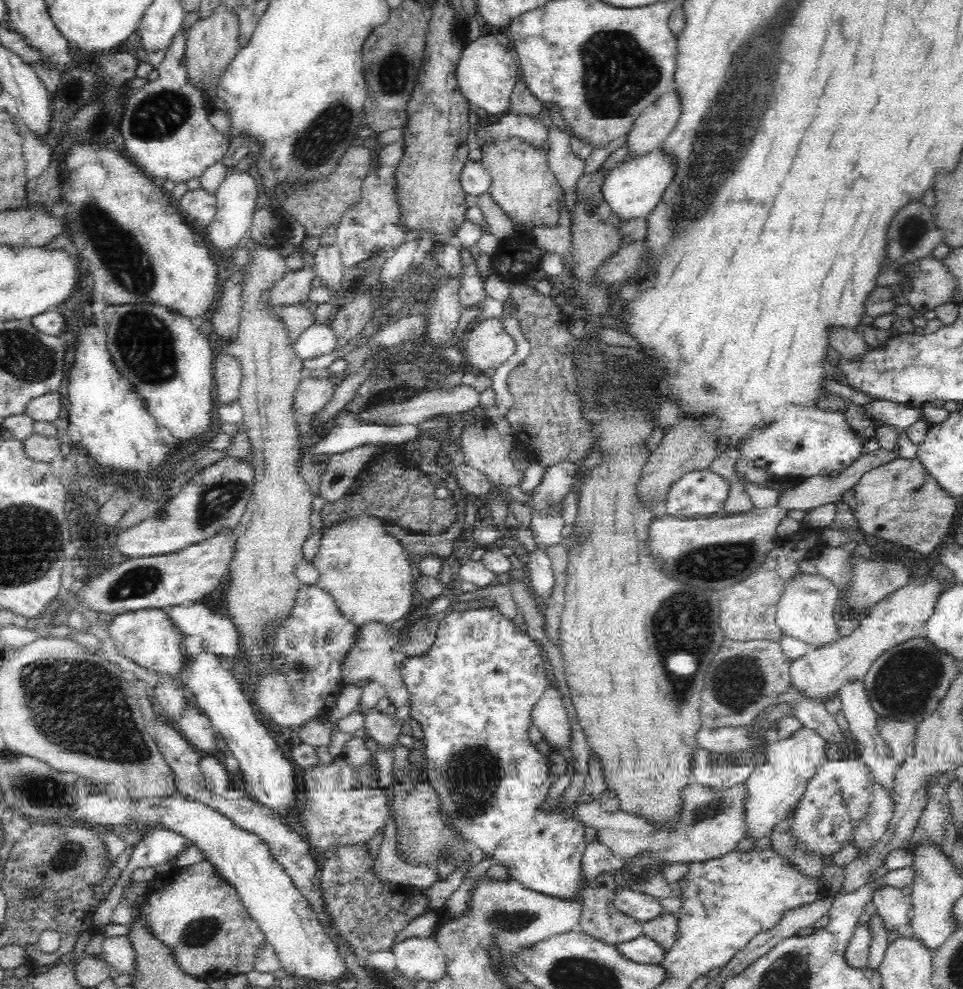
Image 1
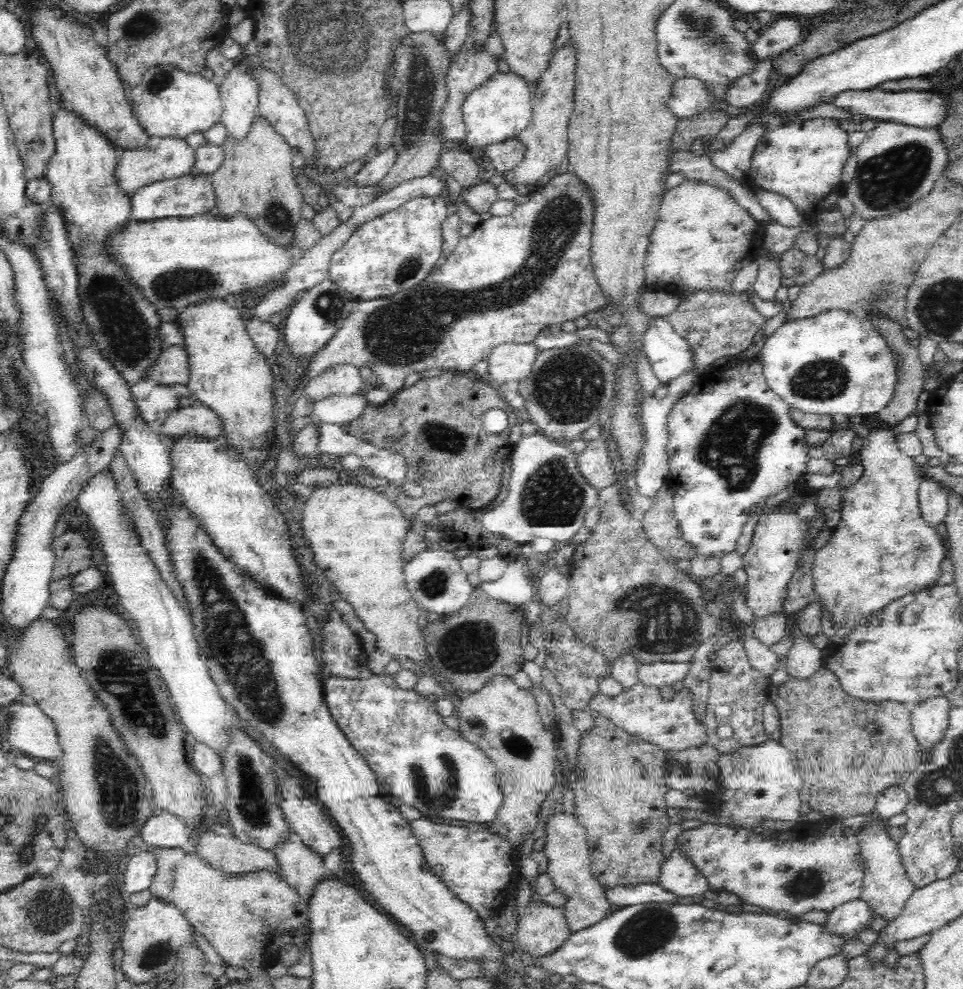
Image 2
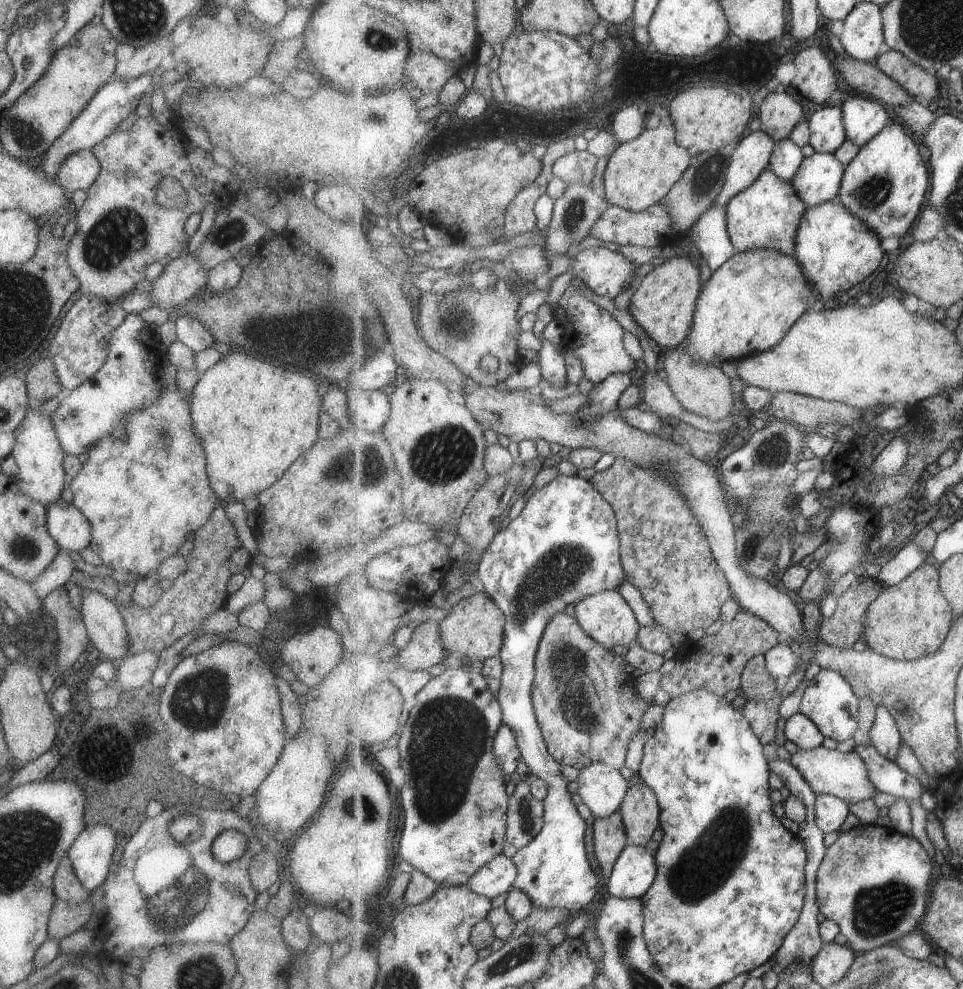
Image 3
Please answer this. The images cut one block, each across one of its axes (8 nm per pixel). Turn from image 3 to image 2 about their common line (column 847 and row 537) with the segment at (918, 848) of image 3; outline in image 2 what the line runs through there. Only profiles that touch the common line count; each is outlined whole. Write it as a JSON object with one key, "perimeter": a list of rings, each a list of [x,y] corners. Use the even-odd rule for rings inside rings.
{"perimeter":[[[877,413],[861,415],[854,420],[870,428],[860,448],[863,475],[844,491],[841,519],[832,530],[831,539],[815,552],[811,569],[819,603],[831,613],[836,630],[856,627],[864,616],[874,614],[893,599],[913,593],[919,587],[936,584],[941,575],[940,564],[947,553],[944,538],[938,537],[936,529],[922,519],[918,508],[916,490],[923,476],[921,468],[912,457],[902,454],[892,429],[880,428]]]}

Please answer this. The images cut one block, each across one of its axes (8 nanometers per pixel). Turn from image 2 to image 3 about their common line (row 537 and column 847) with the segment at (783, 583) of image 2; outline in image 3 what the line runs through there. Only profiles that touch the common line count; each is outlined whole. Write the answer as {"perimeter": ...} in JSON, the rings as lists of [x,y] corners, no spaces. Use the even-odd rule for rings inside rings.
{"perimeter":[[[825,746],[813,750],[801,750],[800,748],[792,754],[791,760],[793,766],[804,774],[805,780],[809,782],[816,794],[829,794],[842,798],[849,805],[865,799],[873,798],[879,791],[869,781],[867,766],[863,758],[855,750],[848,753],[839,752],[835,749],[827,749]]]}

